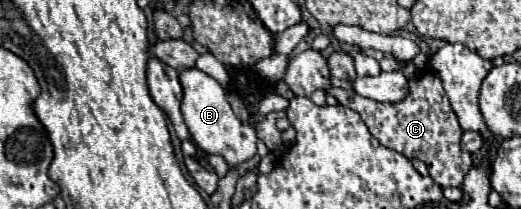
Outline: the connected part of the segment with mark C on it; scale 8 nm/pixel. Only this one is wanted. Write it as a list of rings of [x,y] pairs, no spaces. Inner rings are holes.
[[[422,70],[416,80],[410,82],[410,94],[400,104],[380,104],[374,100],[366,100],[356,92],[348,92],[342,88],[328,88],[328,94],[336,96],[342,106],[358,112],[364,124],[368,126],[370,134],[384,144],[386,148],[394,148],[400,154],[408,156],[410,160],[420,158],[426,162],[432,180],[446,188],[446,186],[460,186],[464,180],[464,172],[468,172],[470,162],[474,160],[468,152],[460,148],[462,128],[456,120],[456,114],[450,108],[446,92],[442,88],[440,78],[434,70]]]

